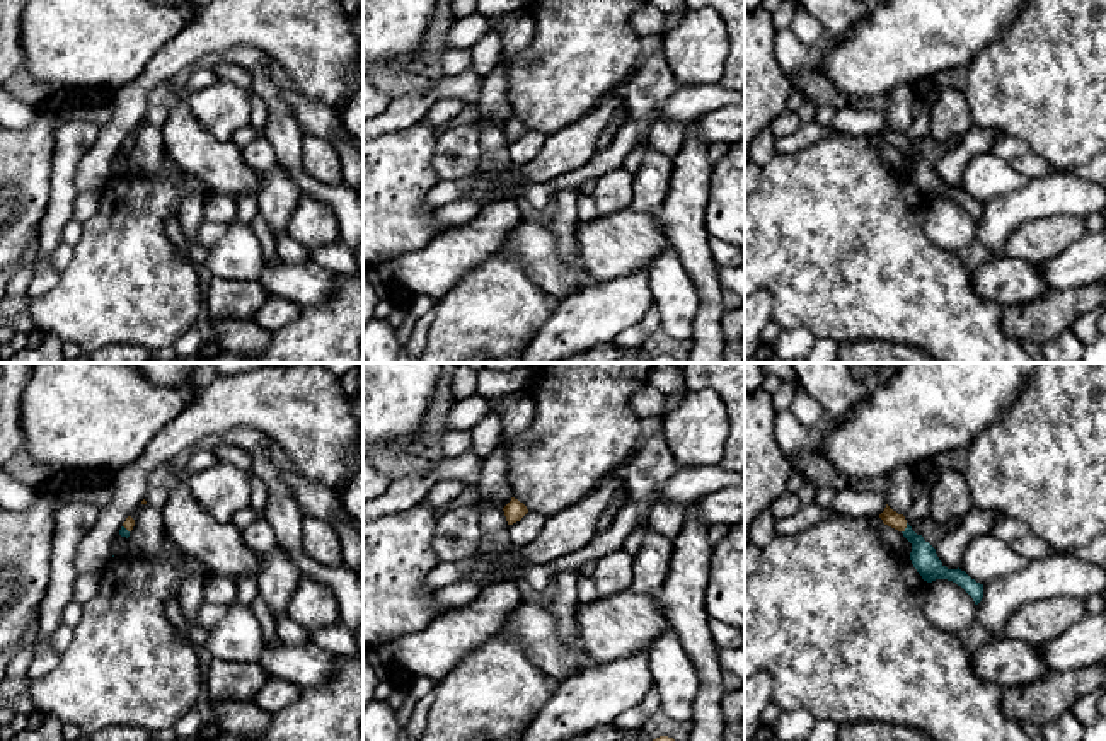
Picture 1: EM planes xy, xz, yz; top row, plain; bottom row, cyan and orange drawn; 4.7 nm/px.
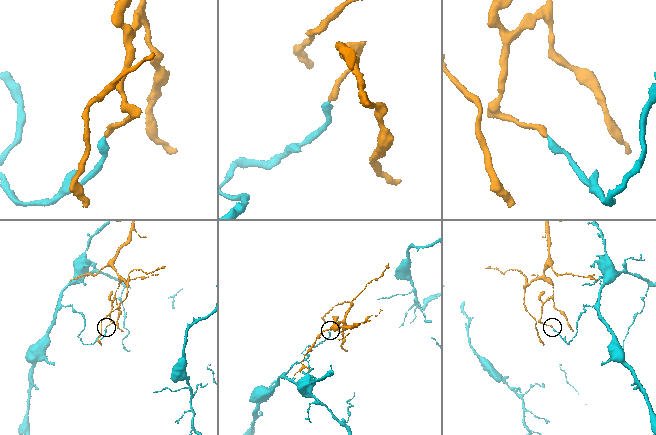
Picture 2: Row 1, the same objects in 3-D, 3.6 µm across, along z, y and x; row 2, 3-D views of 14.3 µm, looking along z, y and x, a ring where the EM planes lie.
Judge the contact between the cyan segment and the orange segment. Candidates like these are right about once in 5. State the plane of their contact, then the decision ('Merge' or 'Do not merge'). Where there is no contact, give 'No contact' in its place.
Touches cyan in yz. Do not merge

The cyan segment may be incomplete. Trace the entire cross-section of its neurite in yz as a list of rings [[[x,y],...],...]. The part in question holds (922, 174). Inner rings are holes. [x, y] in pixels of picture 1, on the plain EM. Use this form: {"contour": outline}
{"contour": [[[907,141],[902,150],[903,155],[912,162],[910,179],[924,199],[932,201],[936,198],[948,198],[961,204],[978,223],[983,216],[983,203],[971,198],[965,189],[948,187],[937,175],[936,167],[917,153]]]}

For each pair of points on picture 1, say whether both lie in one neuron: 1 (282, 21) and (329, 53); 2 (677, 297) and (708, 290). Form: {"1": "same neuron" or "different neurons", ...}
{"1": "same neuron", "2": "different neurons"}

